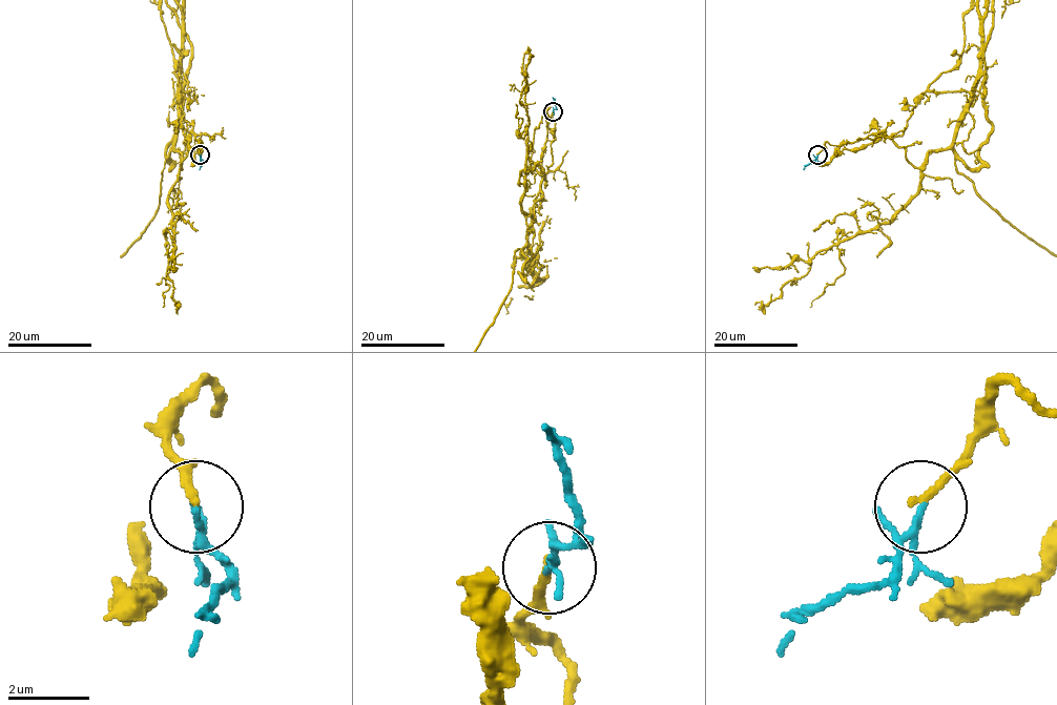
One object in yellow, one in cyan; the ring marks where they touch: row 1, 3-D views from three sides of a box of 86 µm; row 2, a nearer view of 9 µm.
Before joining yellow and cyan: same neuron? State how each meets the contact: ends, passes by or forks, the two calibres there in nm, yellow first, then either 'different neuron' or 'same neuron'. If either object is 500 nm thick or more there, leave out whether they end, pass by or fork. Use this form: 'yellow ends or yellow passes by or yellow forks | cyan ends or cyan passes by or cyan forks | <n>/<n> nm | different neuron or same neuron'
yellow ends | cyan forks | 200/120 nm | same neuron

